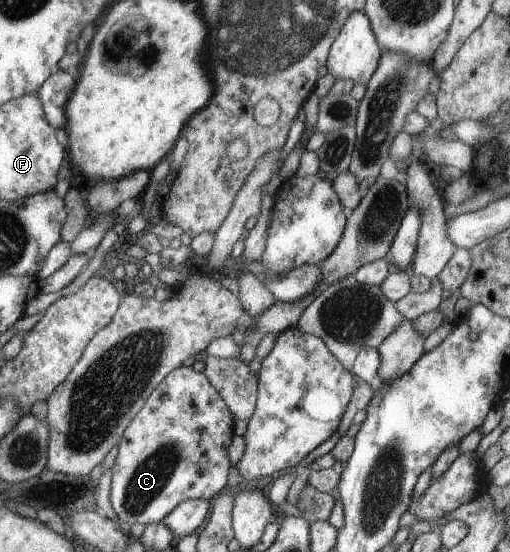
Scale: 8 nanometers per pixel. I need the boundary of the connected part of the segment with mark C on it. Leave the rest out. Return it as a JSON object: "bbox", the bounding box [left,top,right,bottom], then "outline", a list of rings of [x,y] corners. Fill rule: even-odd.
{"bbox":[110,366,235,528],"outline":[[[184,366],[170,372],[153,390],[136,418],[129,423],[117,446],[116,461],[111,468],[110,501],[121,524],[125,528],[137,523],[146,526],[157,524],[183,501],[210,501],[227,487],[229,471],[233,468],[228,448],[234,436],[235,421],[233,413],[204,373]]]}

